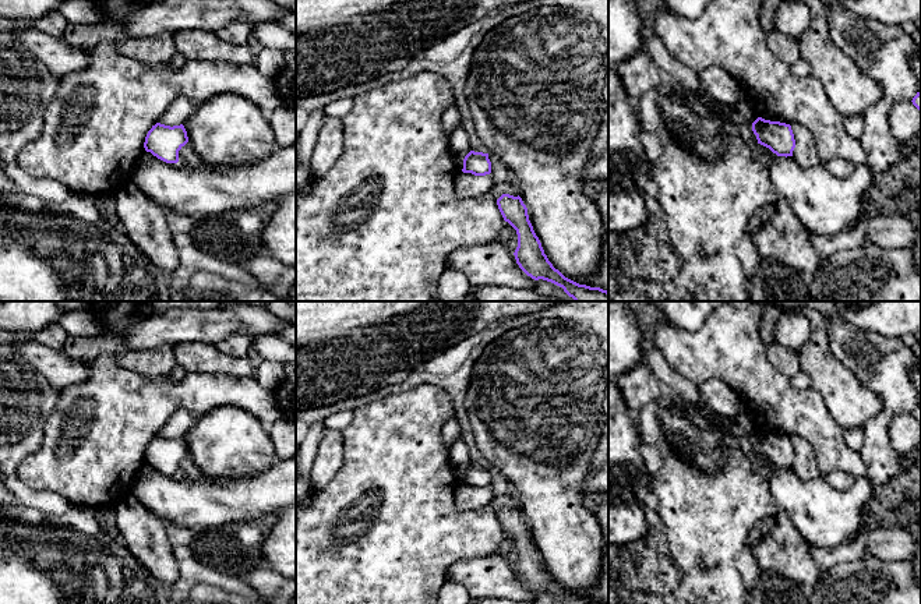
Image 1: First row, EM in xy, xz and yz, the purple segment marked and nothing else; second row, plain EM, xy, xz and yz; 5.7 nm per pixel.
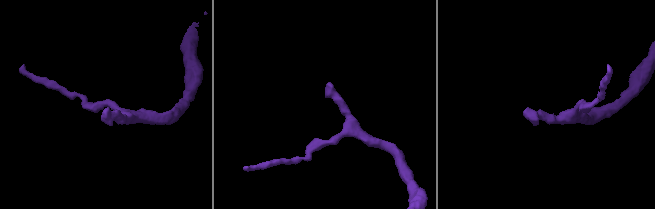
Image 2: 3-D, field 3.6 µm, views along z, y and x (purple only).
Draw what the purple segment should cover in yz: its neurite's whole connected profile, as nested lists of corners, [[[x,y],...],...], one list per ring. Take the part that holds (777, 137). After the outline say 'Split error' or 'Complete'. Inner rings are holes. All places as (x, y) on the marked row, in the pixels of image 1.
[[[758,117],[752,123],[758,144],[769,148],[777,156],[793,156],[795,139],[790,124]]]. Complete

